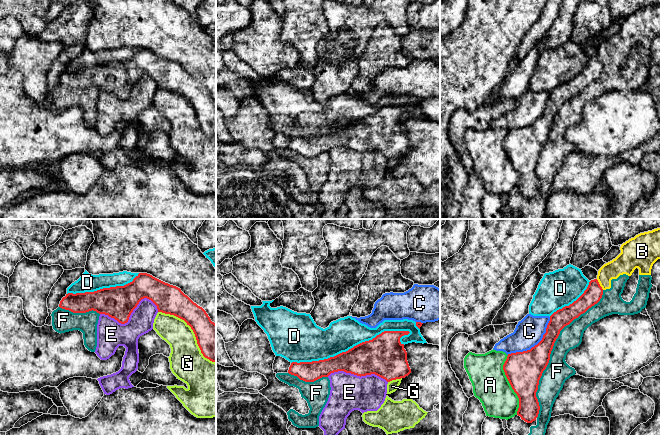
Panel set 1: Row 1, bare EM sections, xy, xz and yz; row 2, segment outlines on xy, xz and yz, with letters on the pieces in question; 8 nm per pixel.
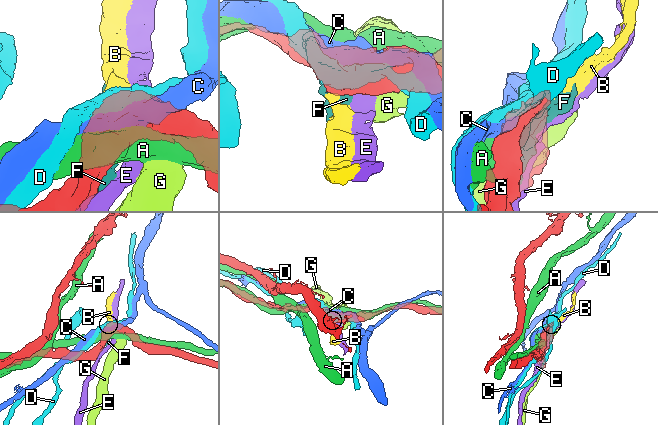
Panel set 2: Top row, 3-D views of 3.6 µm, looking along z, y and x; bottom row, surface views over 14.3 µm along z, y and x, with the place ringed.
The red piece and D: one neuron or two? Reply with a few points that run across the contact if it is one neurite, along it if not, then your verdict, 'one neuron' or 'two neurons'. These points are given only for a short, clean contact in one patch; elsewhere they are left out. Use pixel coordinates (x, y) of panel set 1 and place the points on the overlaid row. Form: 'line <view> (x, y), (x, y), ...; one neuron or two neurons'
two neurons

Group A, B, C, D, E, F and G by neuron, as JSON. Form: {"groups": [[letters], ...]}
{"groups": [["A"], ["B", "F"], ["C"], ["D"], ["E"], ["G"]]}

